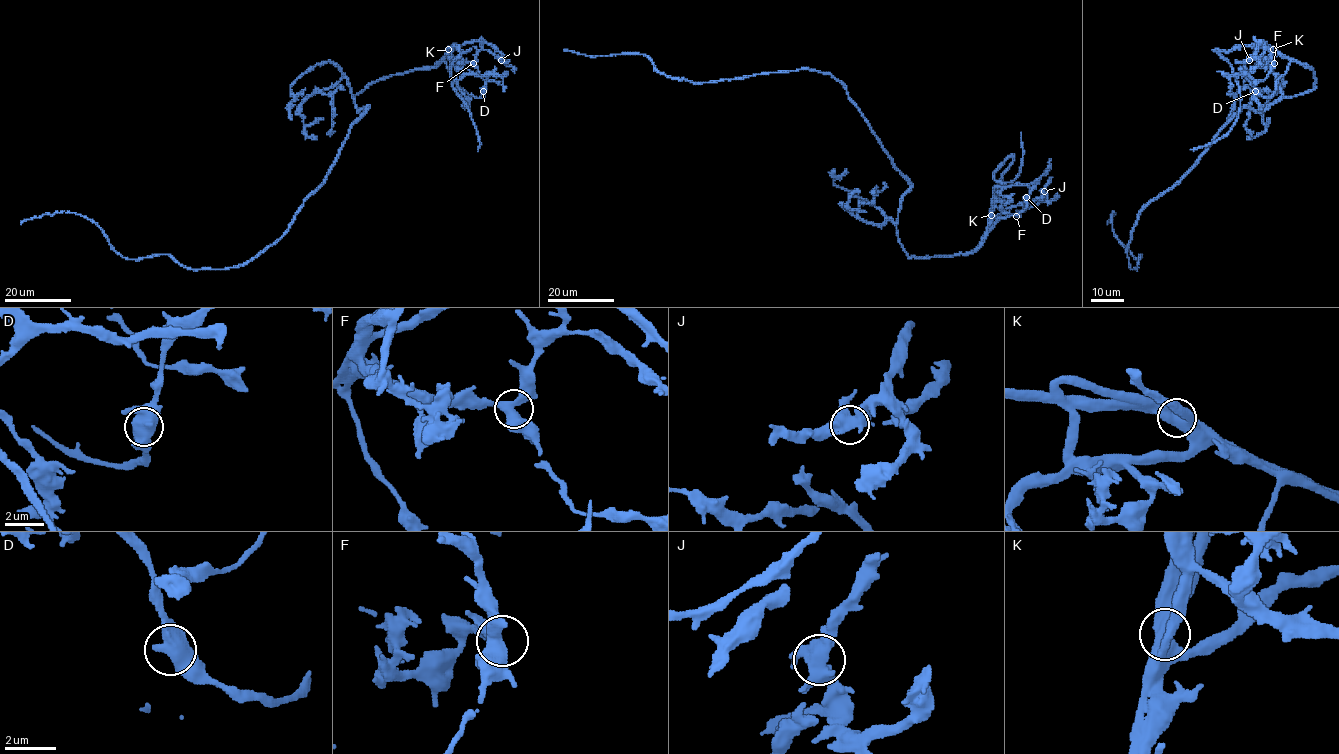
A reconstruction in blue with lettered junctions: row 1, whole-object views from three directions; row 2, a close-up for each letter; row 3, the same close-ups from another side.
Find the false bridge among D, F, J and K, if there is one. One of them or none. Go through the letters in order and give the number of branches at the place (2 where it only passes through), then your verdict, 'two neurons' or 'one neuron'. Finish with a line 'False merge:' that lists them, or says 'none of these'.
D: 3 branches meet; one neuron
F: 3 branches meet; one neuron
J: 3 branches meet; one neuron
K: 3 branches meet; two neurons
False merge: K

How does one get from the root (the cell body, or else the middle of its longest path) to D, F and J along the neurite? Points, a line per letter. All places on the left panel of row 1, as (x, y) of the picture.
D: (348, 136), (368, 108), (359, 111), (354, 97), (393, 75), (444, 61), (467, 92), (481, 97), (483, 91)
F: (348, 136), (349, 129), (368, 108), (359, 111), (354, 97), (376, 81), (429, 69), (446, 54), (473, 63)
J: (348, 136), (368, 108), (359, 111), (354, 97), (376, 81), (429, 69), (470, 42), (490, 43), (501, 60)

